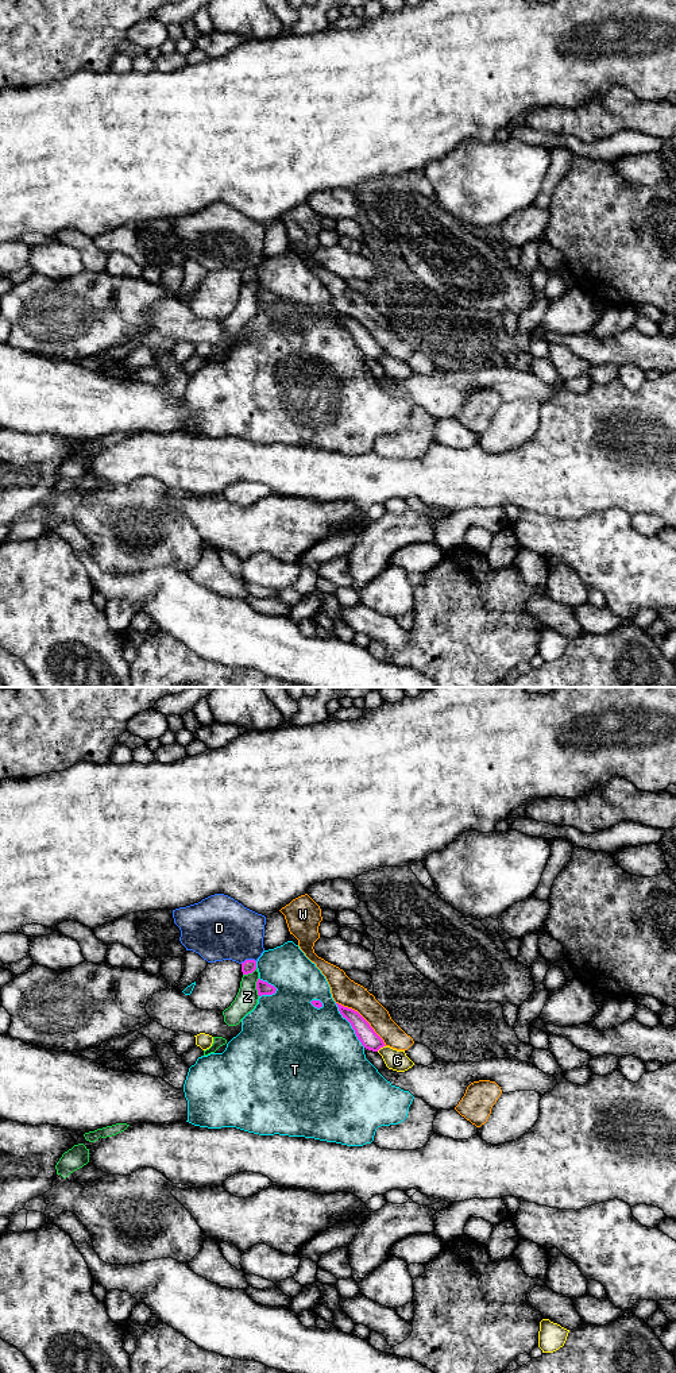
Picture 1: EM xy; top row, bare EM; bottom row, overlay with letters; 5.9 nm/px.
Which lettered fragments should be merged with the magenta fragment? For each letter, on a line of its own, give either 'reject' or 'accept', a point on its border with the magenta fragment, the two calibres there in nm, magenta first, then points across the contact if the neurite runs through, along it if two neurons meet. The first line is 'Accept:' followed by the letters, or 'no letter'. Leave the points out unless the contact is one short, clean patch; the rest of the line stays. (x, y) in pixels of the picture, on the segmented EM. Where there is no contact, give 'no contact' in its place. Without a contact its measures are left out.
Accept: no letter
C: reject; meets magenta in xy at (381, 1046); 110 nm thick on the magenta side, 130 nm on the other
D: reject; meets magenta in xy at (247, 960); 80 nm thick on the magenta side, 380 nm on the other; border along xy (255, 960), (240, 963)
T: reject; meets magenta in xy at (351, 1025); 110 nm thick on the magenta side, 480 nm on the other
W: reject; meets magenta in xy at (363, 1018); 110 nm thick on the magenta side, 160 nm on the other
Z: reject; meets magenta in xy at (257, 987); 80 nm thick on the magenta side, 130 nm on the other

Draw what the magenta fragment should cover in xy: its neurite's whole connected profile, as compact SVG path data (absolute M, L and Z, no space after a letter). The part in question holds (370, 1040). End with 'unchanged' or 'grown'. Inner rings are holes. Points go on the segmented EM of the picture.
M339 1003L336 1004L340 1014L351 1023L358 1040L366 1049L378 1052L381 1048L386 1046L383 1040L374 1031L370 1023L358 1011L344 1007Z; unchanged

